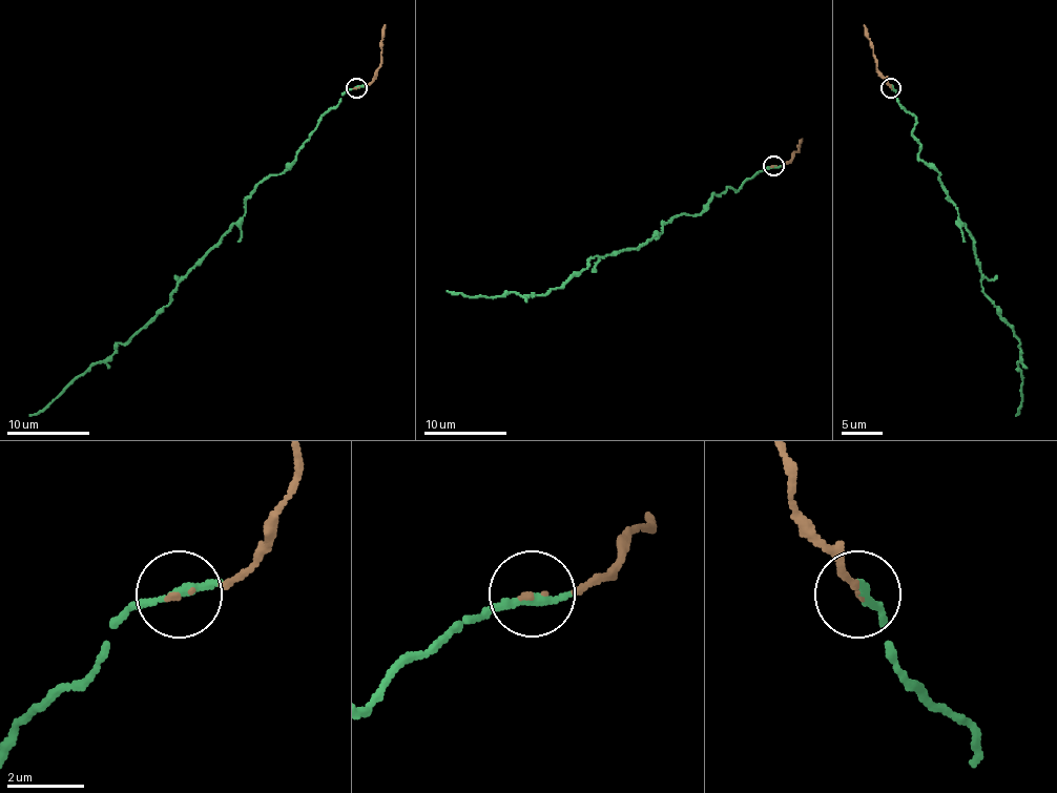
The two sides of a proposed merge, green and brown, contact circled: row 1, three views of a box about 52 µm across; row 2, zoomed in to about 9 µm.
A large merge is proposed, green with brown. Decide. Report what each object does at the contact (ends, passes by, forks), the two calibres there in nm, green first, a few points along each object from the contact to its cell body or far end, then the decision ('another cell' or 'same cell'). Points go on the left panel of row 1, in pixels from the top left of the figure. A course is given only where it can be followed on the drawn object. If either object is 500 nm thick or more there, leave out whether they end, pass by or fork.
green ends; brown ends; calibres 280 and 60 nm; course green (356, 87), (322, 118), (281, 173), (260, 182), (245, 201), (245, 213), (167, 306), (28, 415); course brown (356, 87), (367, 85), (379, 68), (386, 25); same cell

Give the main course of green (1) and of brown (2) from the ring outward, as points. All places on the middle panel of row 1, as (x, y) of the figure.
1: (773, 165), (739, 190), (713, 193), (698, 214), (677, 214), (638, 248), (595, 255), (542, 295), (446, 291)
2: (773, 165), (784, 165), (796, 152), (803, 138)

